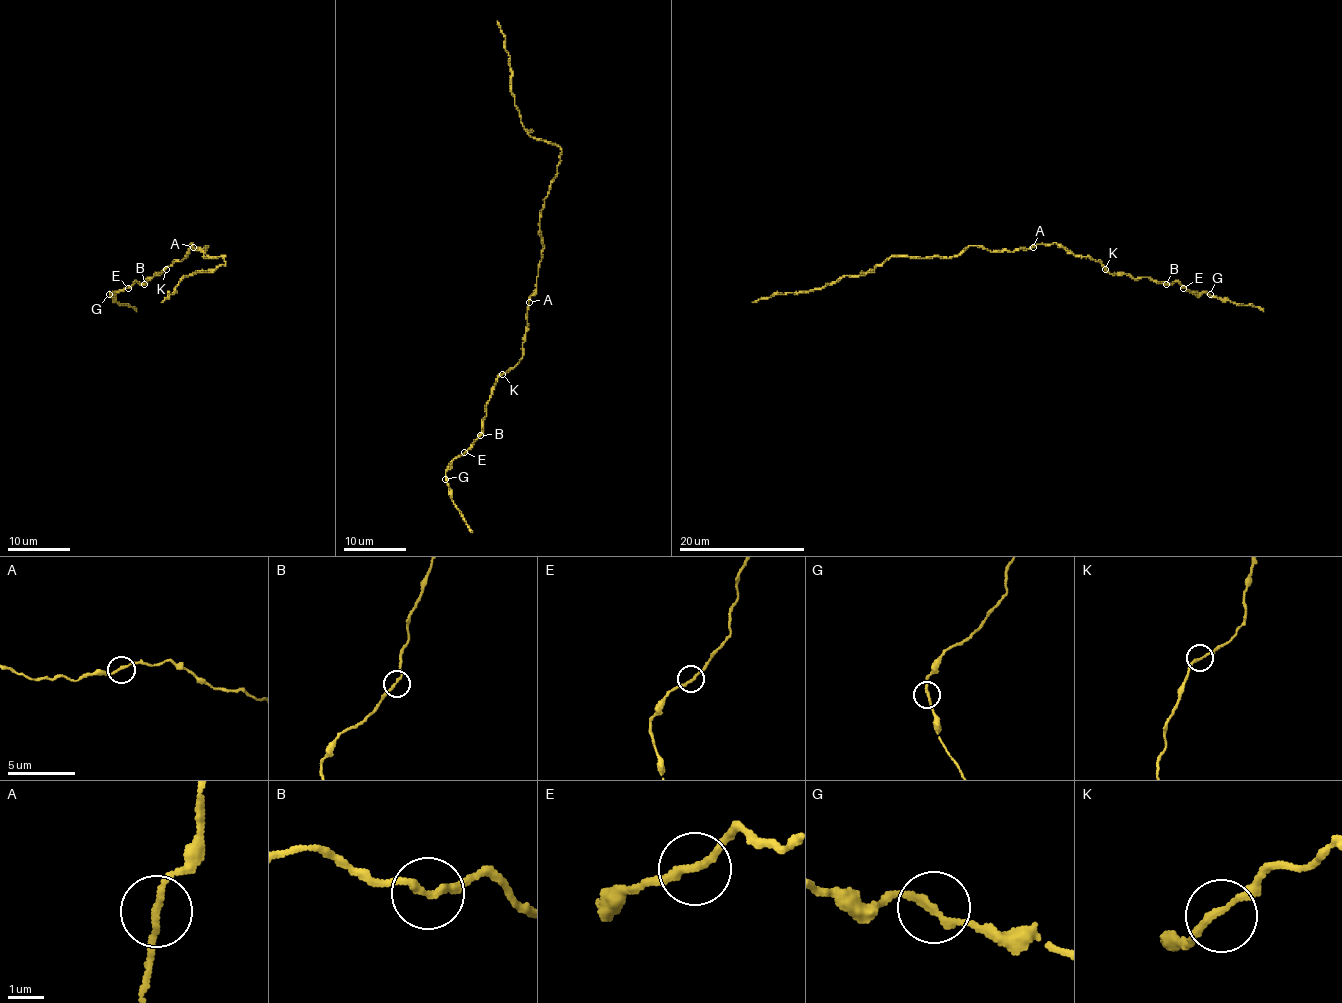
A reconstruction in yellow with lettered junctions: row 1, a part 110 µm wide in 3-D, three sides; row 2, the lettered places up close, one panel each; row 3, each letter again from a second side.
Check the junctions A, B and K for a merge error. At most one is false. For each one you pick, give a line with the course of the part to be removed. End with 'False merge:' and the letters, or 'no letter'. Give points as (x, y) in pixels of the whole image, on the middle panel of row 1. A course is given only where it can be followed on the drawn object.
False merge: no letter

